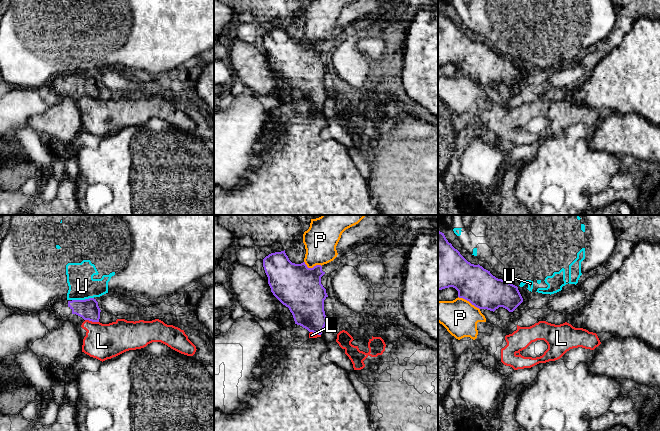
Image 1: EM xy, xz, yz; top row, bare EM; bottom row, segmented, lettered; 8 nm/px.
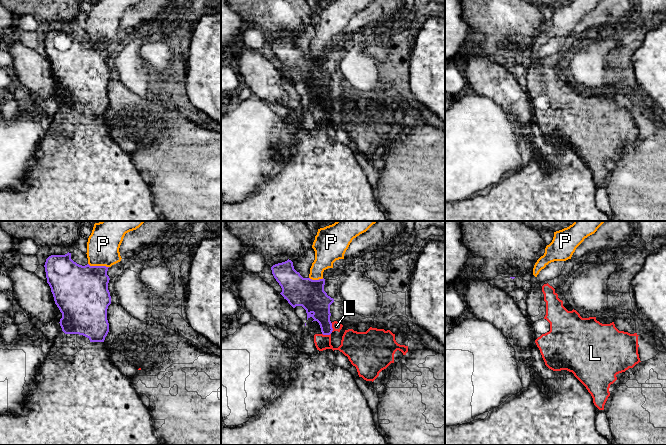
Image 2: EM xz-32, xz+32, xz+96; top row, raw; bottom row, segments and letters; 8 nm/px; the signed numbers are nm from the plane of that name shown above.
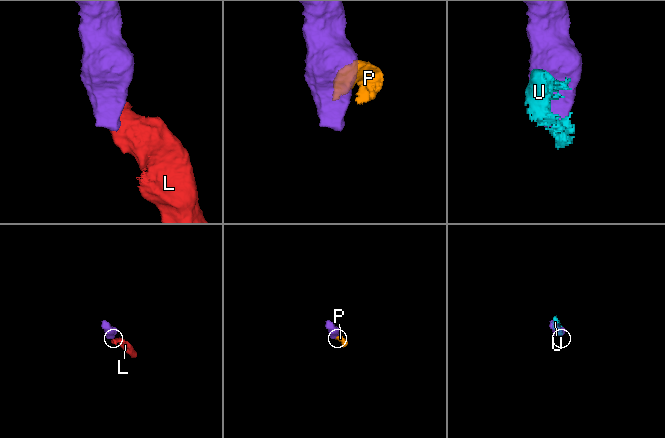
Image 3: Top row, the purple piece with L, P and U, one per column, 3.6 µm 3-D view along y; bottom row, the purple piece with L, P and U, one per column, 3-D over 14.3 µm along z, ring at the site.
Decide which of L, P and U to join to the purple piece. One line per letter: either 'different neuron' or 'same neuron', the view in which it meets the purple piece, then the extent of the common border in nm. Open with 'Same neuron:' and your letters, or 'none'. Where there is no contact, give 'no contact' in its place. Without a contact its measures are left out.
Same neuron: none
L: different neuron; contact in xy; length 110 nm
P: different neuron; contact in yz; length 200 nm
U: different neuron; contact in xy; length 180 nm

